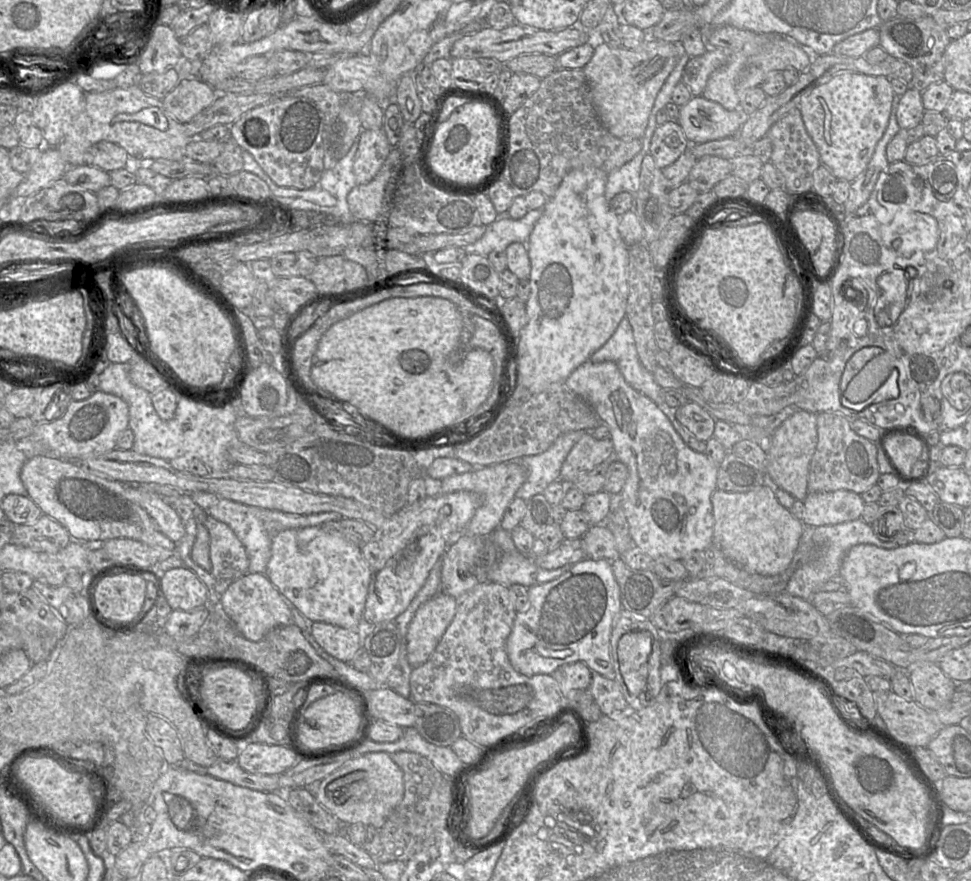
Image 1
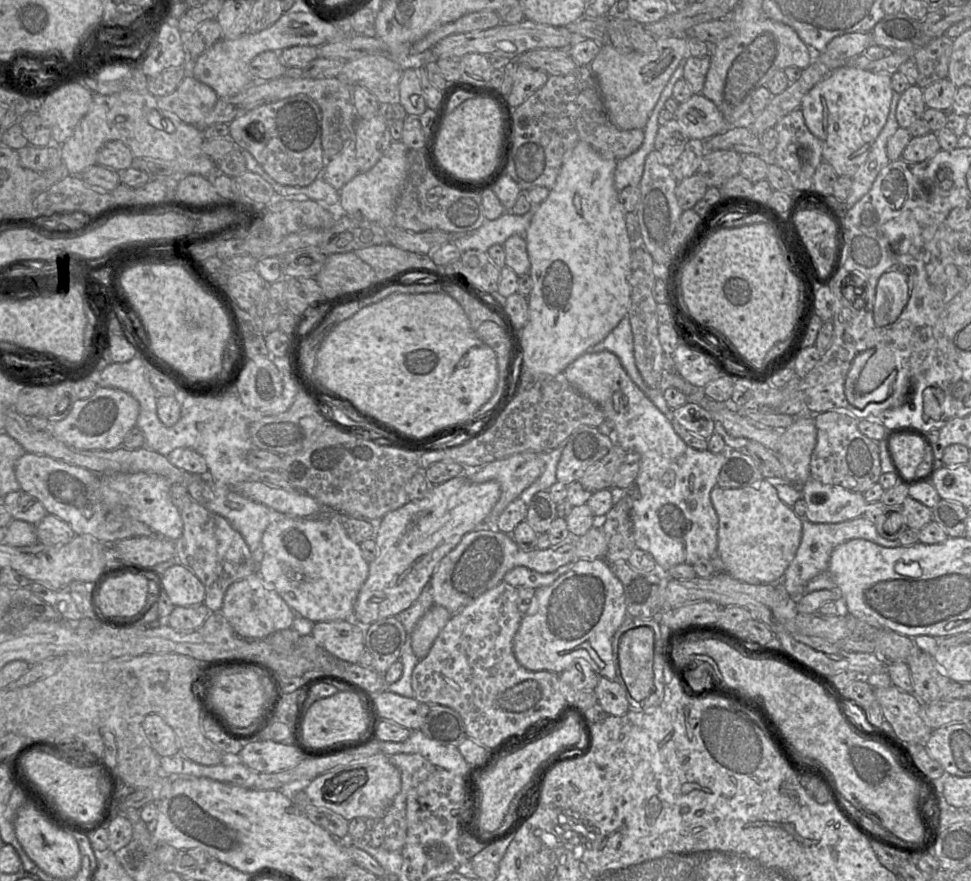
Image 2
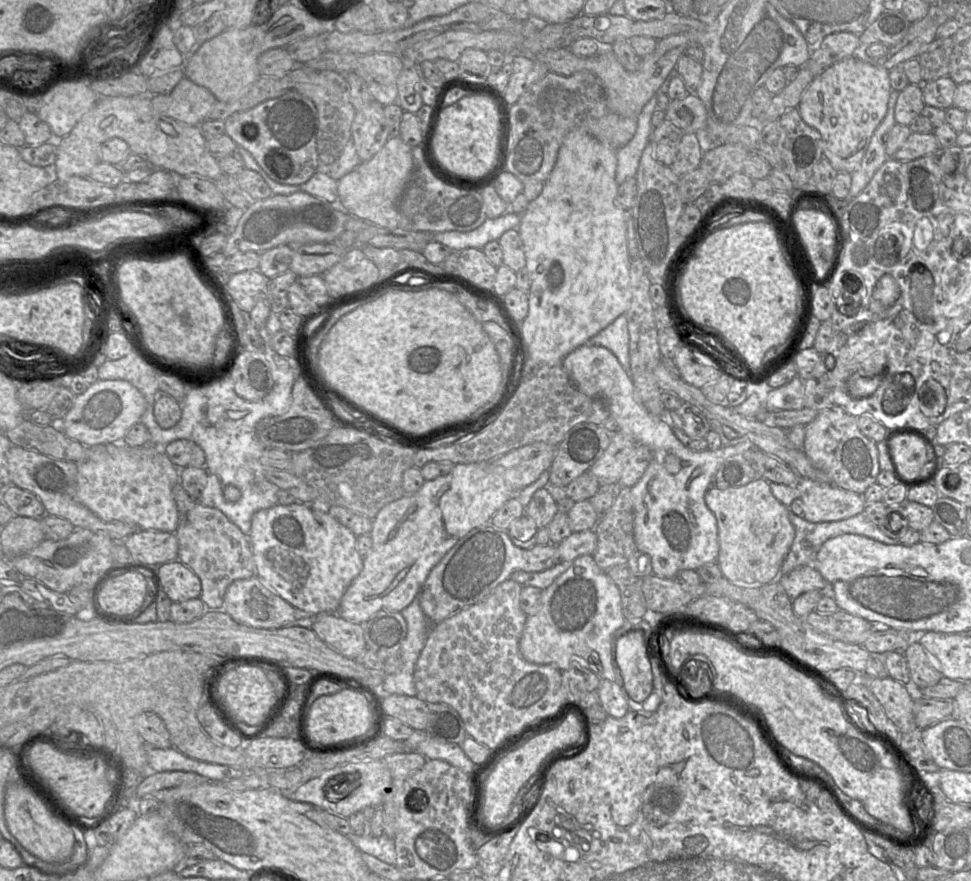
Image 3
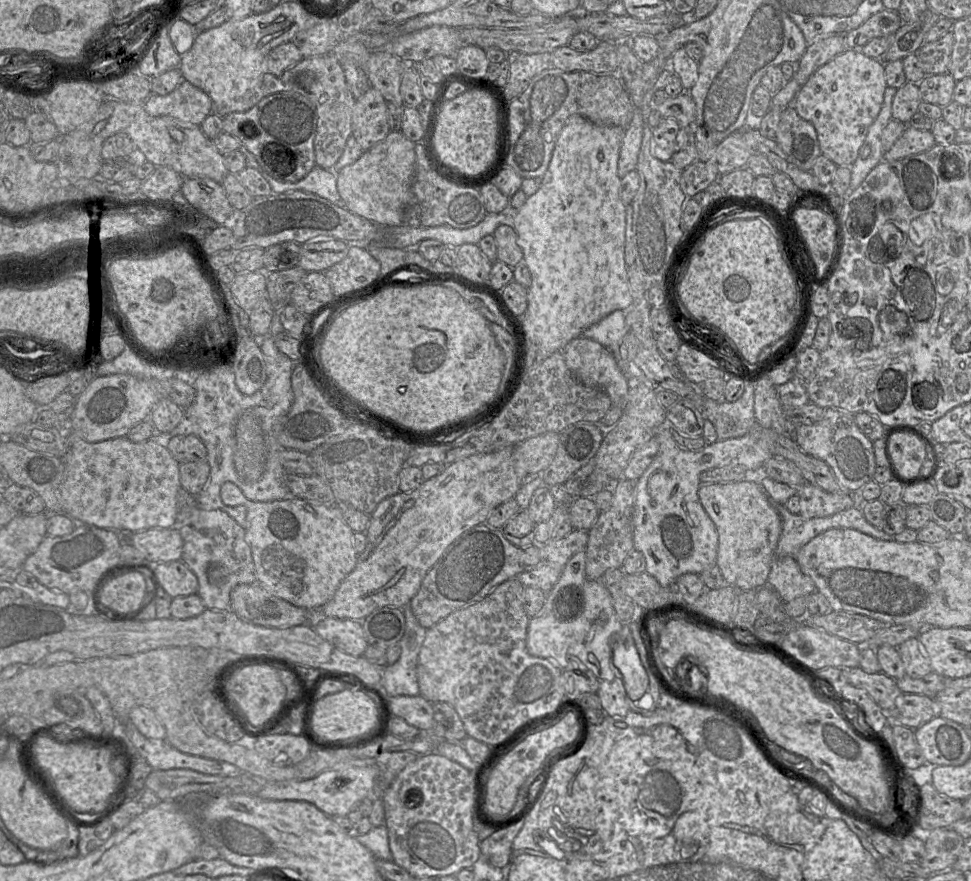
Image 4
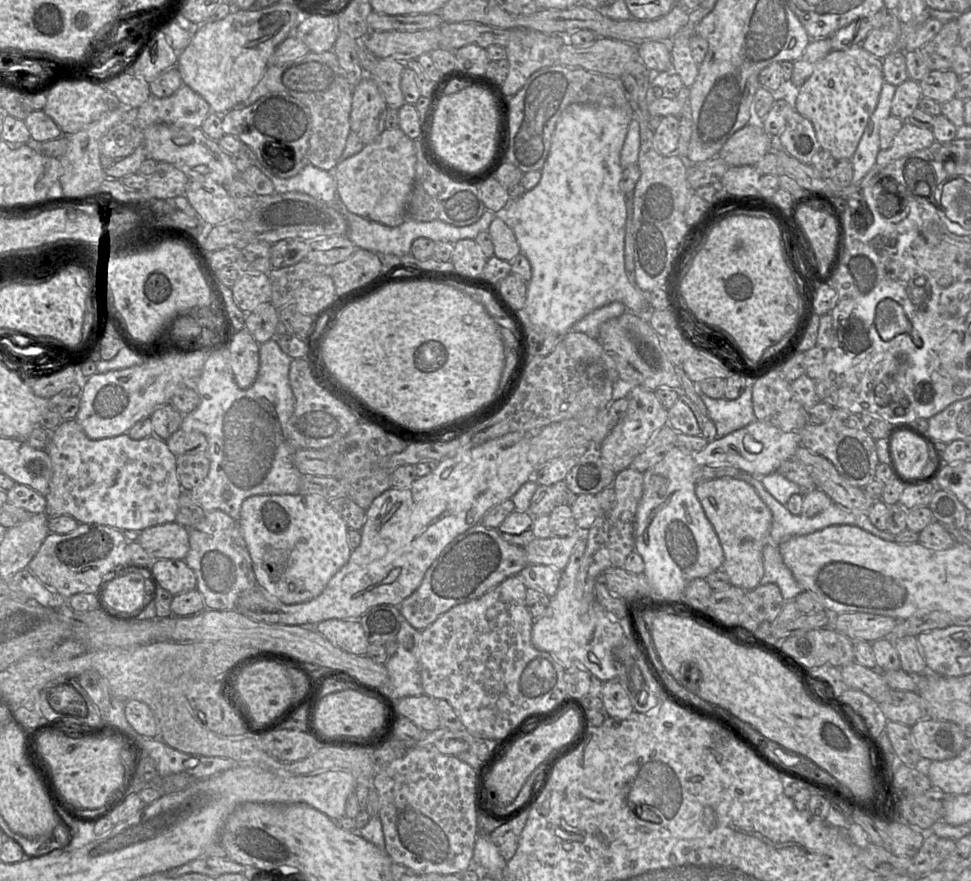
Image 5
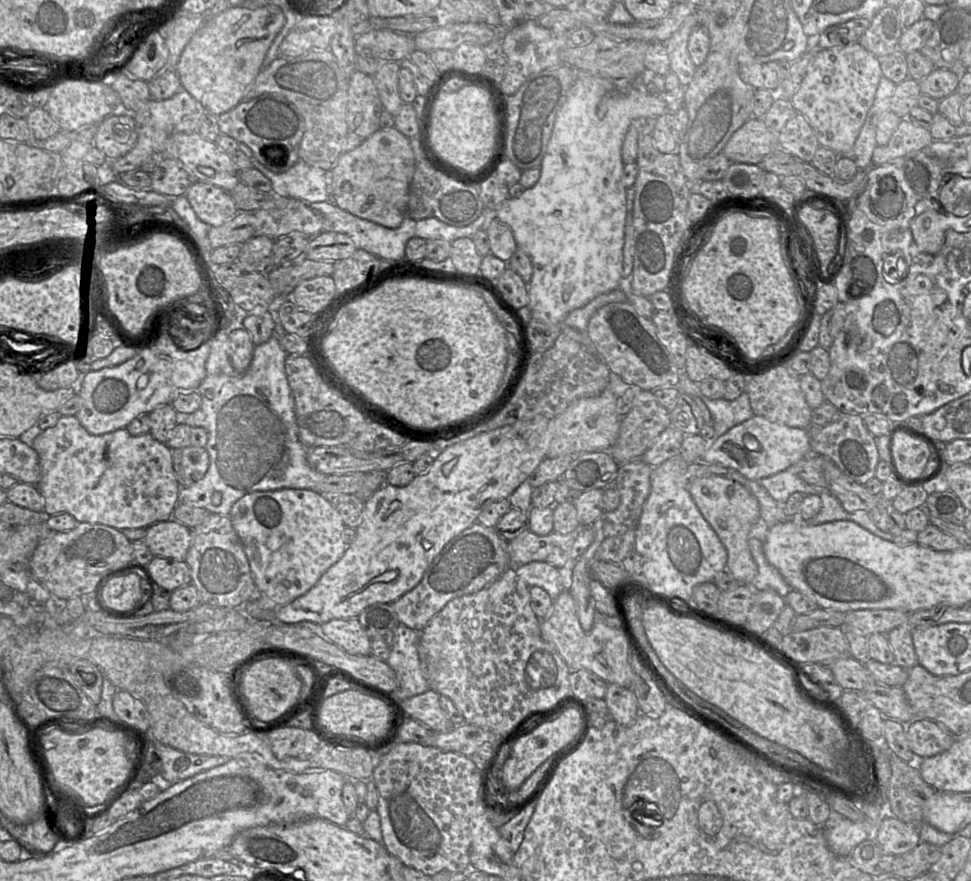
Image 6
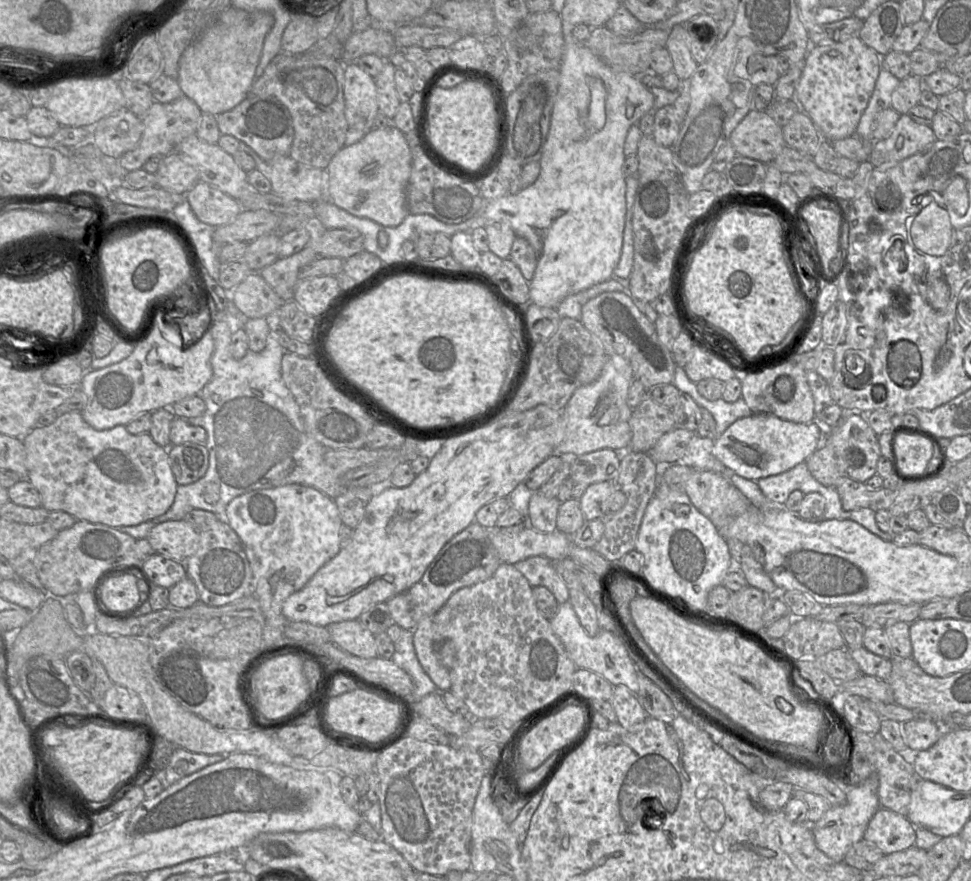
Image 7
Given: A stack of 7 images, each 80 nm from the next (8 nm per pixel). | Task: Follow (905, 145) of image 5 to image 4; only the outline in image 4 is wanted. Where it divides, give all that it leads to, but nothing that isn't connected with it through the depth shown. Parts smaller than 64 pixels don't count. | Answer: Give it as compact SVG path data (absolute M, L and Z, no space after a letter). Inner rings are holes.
M906 126L890 150L883 154L883 161L895 161L929 150L936 144L931 131Z

